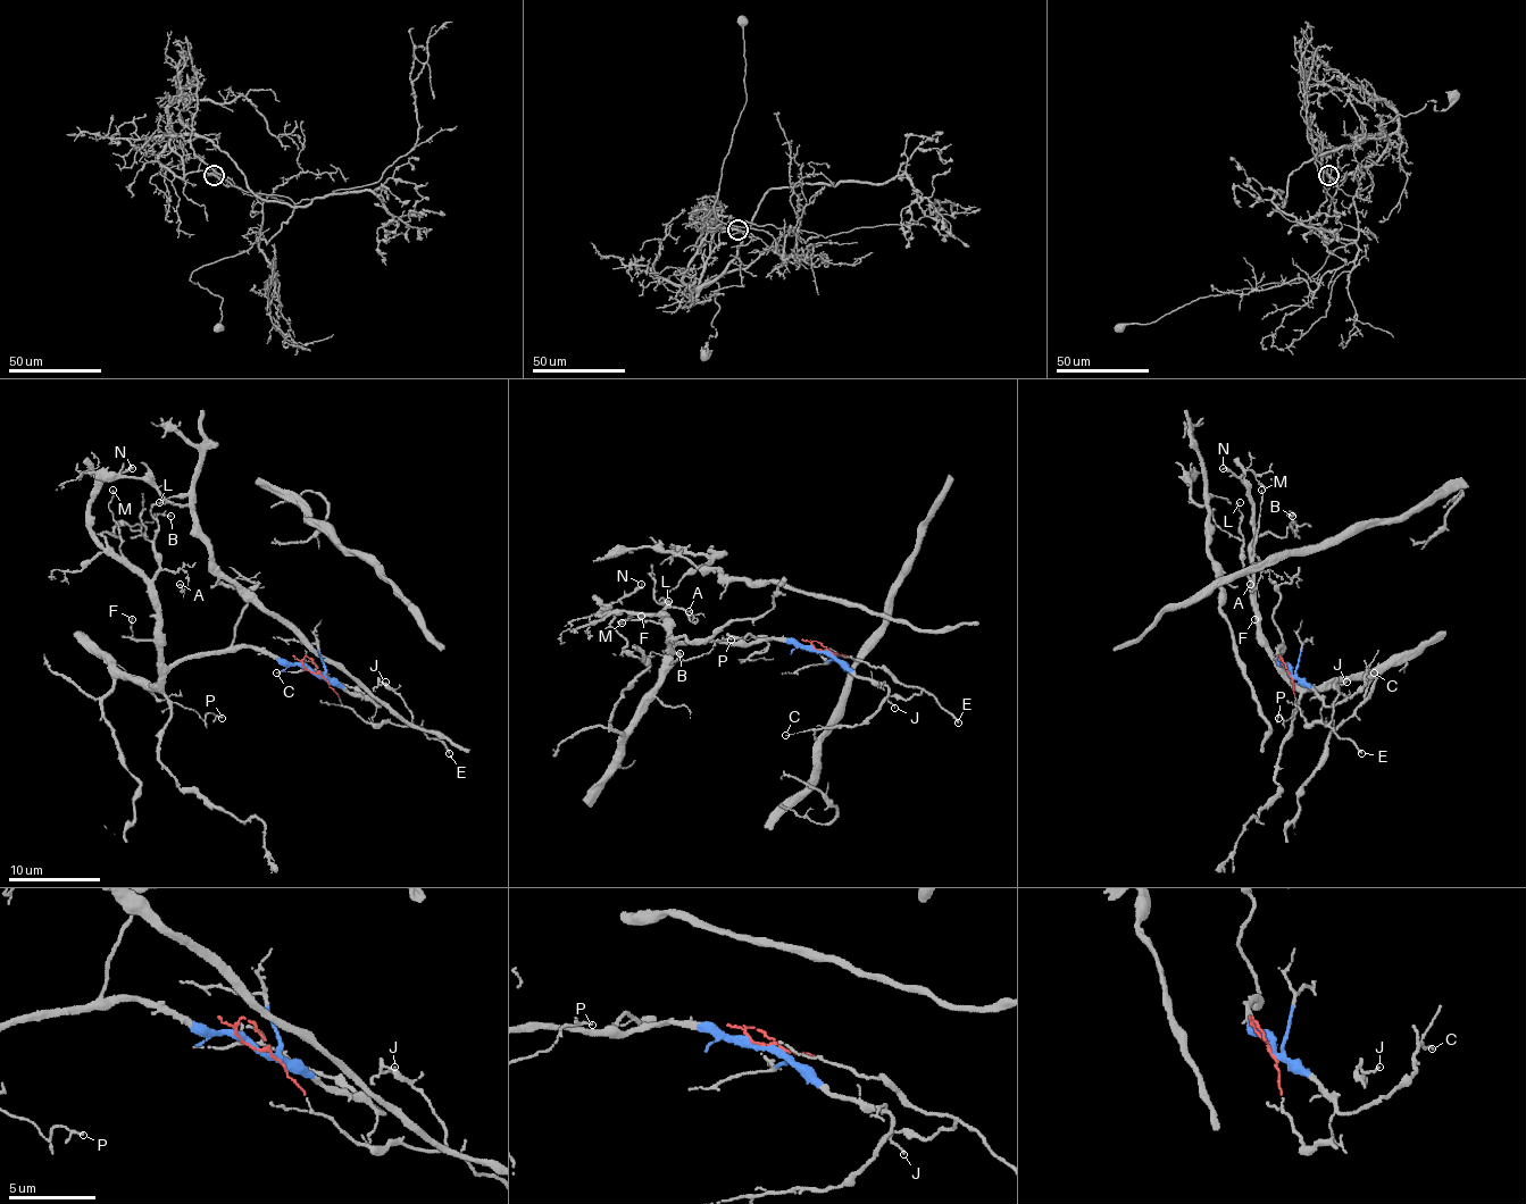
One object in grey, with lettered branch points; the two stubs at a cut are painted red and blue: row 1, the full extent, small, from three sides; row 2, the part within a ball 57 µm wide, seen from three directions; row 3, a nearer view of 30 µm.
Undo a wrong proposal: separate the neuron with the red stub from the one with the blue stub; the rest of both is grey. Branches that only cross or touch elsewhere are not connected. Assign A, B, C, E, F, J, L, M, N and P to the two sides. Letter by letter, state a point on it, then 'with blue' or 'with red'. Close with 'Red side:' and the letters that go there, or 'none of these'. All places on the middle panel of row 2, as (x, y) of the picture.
A: at (689, 611); with blue
B: at (680, 653); with blue
C: at (785, 735); with blue
E: at (958, 722); with red
F: at (641, 616); with blue
J: at (894, 708); with red
L: at (668, 601); with blue
M: at (622, 623); with blue
N: at (641, 584); with blue
P: at (731, 640); with blue
Red side: E, J

